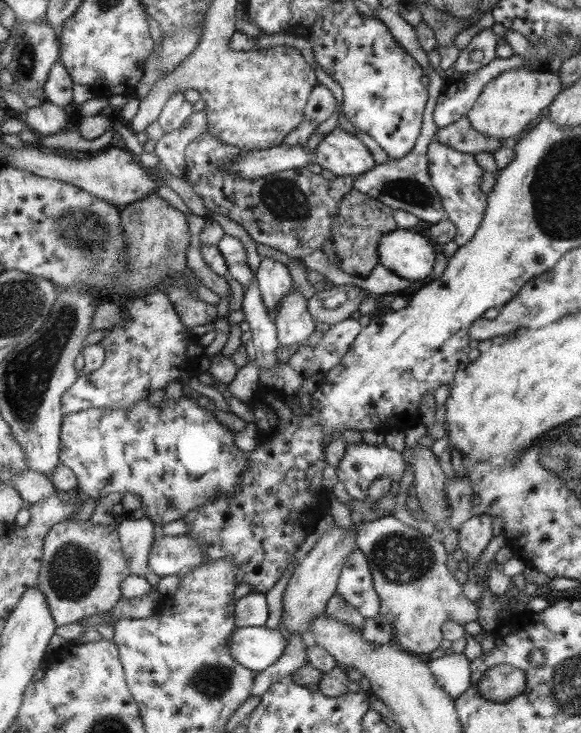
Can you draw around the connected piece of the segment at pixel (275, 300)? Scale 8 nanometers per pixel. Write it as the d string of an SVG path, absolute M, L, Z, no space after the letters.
M269 256L261 258L259 270L255 272L255 278L259 282L259 290L261 290L261 300L263 306L269 310L271 316L275 316L277 304L281 302L281 298L291 290L291 276L287 272L287 266L271 260Z

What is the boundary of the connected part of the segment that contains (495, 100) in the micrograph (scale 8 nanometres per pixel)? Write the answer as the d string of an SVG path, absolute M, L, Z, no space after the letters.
M527 66L523 68L513 68L503 74L499 74L493 82L489 82L483 92L479 94L475 106L469 110L467 120L471 128L483 136L491 136L495 140L505 140L505 138L517 138L531 120L541 116L541 110L551 106L551 102L561 94L563 84L561 78L553 72L545 70L531 70Z

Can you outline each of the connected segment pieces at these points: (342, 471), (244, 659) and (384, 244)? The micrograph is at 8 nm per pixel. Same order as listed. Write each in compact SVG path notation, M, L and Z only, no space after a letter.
M341 444L337 450L343 450L343 458L337 464L337 480L345 486L347 494L355 500L365 500L367 498L367 490L373 484L373 480L377 478L391 478L391 482L399 480L399 476L403 476L403 468L405 468L405 460L403 454L397 454L393 450L389 450L385 444Z
M245 626L233 632L229 648L239 666L245 666L257 674L273 666L281 658L285 646L287 642L281 638L279 630L269 630L265 626Z
M397 228L383 234L377 246L379 264L409 284L429 282L437 246L419 234Z

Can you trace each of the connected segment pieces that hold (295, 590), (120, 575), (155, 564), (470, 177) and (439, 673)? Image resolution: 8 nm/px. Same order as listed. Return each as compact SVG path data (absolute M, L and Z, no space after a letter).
M329 526L329 530L313 544L313 548L305 554L301 564L295 568L295 572L289 578L289 584L283 592L281 600L281 624L289 634L305 634L309 630L309 622L325 612L325 606L333 594L337 594L337 580L339 574L347 562L347 558L357 550L355 546L355 530L351 532L343 530L341 526Z
M83 520L59 522L45 534L43 560L37 590L45 594L57 626L81 622L93 614L109 614L121 602L121 582L131 576L129 560L121 548L115 526L89 524Z
M155 536L149 552L149 570L163 576L183 576L205 562L205 550L191 536Z
M431 142L427 148L427 170L431 178L429 182L433 184L433 188L441 198L441 208L445 212L445 218L457 228L453 242L457 246L465 246L473 238L473 234L477 234L477 228L481 226L485 206L487 206L487 196L479 188L483 170L475 164L473 156L447 148L439 142Z
M449 654L441 658L429 660L429 668L433 672L433 678L437 678L437 686L451 694L455 700L459 694L465 694L471 686L471 670L469 660L463 654Z

